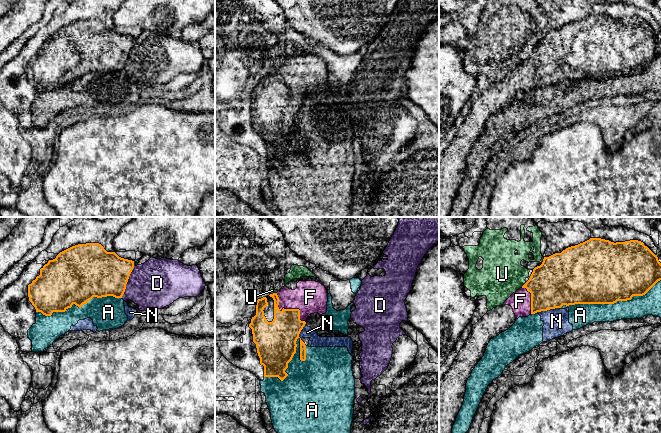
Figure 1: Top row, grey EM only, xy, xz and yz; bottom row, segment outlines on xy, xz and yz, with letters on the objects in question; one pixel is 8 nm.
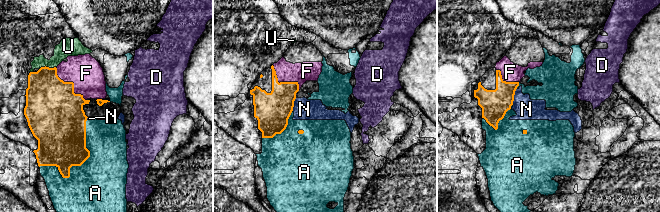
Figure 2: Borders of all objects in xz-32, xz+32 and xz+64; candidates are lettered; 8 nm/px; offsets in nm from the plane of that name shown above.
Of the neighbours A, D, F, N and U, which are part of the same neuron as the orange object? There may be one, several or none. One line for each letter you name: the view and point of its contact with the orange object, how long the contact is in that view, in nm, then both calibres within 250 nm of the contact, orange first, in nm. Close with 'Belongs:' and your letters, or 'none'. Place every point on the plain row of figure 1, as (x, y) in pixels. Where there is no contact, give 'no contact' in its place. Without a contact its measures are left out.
F: meets orange in xz at (288, 85); contact 320 nm long; 300 nm thick on the orange side, 260 nm on the other
Belongs: F

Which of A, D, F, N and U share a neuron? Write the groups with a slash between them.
A N / D / F / U

